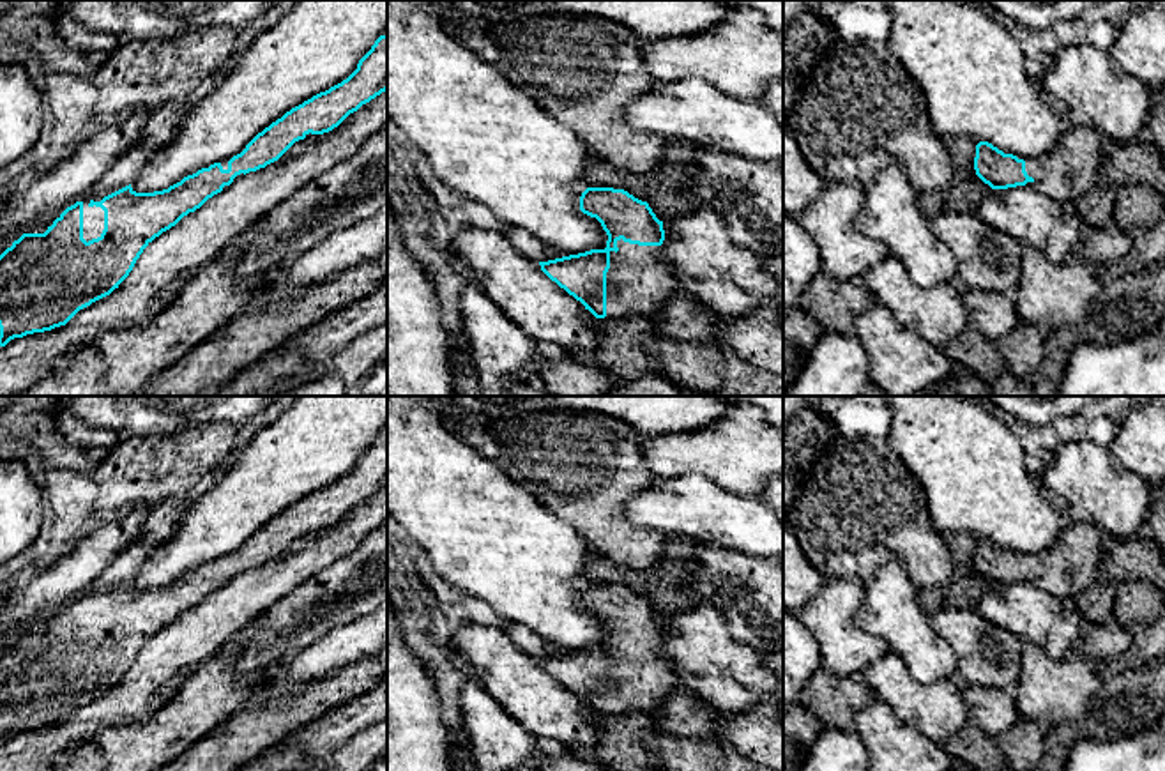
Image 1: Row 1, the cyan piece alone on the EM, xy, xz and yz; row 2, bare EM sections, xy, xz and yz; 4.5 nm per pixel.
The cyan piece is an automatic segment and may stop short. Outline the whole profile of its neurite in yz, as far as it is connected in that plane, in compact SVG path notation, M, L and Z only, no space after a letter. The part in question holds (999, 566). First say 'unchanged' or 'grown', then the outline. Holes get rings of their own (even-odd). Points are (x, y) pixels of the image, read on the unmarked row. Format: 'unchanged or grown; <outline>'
grown; M1085 518L1064 523L1057 541L1045 552L1024 557L988 538L976 541L976 571L992 585L1029 582L1061 601L1071 603L1101 580L1101 532Z

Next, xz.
grown; M587 584L580 607L601 619L606 644L539 661L596 714L654 714L675 691L688 690L675 663L661 653L663 617L647 598L624 585Z

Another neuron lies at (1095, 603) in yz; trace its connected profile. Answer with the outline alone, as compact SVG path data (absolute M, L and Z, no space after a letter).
M1100 580L1078 596L1075 596L1071 605L1085 621L1110 621L1114 598L1116 584Z

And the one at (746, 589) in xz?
M697 545L682 573L700 605L728 617L734 640L783 654L783 561Z

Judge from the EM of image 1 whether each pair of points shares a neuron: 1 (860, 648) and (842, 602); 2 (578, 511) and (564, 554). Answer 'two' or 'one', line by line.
1: one
2: two

